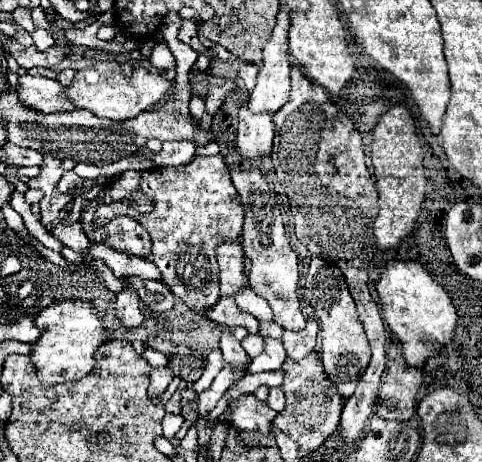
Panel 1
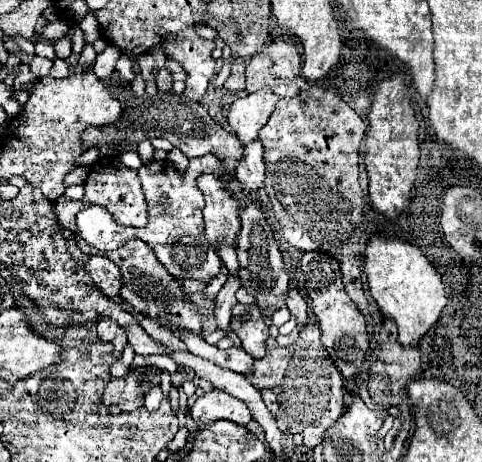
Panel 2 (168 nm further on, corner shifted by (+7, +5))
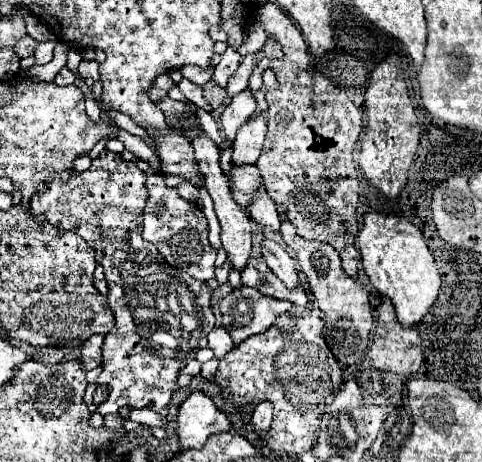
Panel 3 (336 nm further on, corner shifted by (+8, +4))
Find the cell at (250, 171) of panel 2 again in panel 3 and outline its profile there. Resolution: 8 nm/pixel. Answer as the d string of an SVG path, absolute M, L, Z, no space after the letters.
M262 186L260 190L256 190L256 194L250 200L248 206L248 214L252 220L256 220L260 226L266 226L270 230L280 230L280 216L276 210L276 204L268 198L266 188Z

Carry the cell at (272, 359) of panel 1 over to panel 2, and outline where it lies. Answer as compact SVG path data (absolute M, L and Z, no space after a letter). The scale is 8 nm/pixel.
M237 303L231 309L231 331L237 333L237 337L241 339L243 349L261 359L265 355L265 339L269 337L269 327L265 325L265 319L259 311L257 303Z

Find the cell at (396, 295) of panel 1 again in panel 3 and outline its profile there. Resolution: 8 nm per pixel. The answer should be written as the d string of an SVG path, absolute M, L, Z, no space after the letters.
M376 212L366 214L364 228L358 234L358 248L370 284L382 296L392 300L398 322L406 328L418 326L422 318L428 314L428 310L434 306L440 292L440 274L432 258L432 252L422 236L422 230L406 218Z

